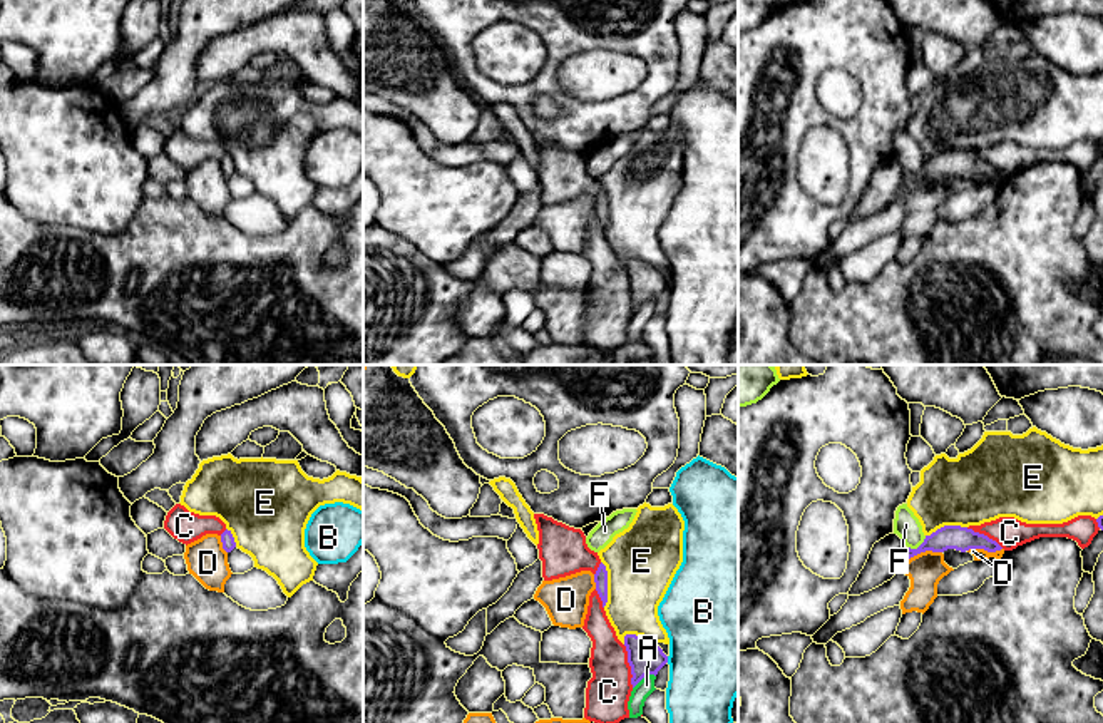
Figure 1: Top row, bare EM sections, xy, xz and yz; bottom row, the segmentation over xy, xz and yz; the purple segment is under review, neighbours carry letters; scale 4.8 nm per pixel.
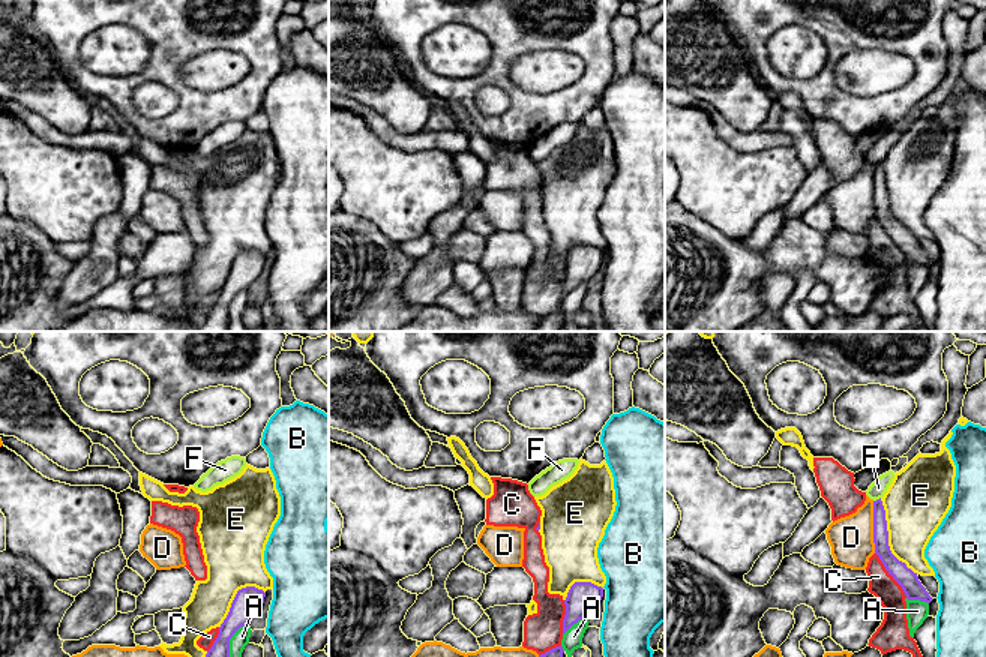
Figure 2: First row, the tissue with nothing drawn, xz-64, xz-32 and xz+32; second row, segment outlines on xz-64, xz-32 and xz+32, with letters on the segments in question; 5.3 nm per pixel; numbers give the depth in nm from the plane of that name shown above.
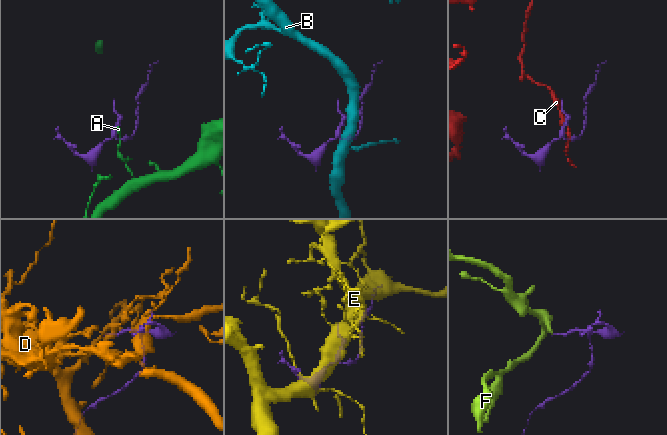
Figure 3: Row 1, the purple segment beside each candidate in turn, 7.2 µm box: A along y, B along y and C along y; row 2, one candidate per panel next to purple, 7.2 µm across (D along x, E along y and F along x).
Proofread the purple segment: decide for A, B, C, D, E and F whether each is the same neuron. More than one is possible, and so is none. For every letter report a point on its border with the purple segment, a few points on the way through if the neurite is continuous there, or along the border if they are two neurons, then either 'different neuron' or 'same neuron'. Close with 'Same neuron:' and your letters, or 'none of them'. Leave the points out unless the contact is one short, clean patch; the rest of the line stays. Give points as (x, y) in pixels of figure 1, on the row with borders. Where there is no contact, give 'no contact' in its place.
A: xz (643, 676) | different neuron
B: xz (666, 660) | along xz (666, 656), (668, 661) | different neuron
C: xz (630, 665) | different neuron
D: yz (985, 549) | different neuron
E: xz (606, 584) | different neuron
F: yz (919, 546) | along yz (926, 536), (916, 548), (908, 548) | different neuron
Same neuron: none of them

